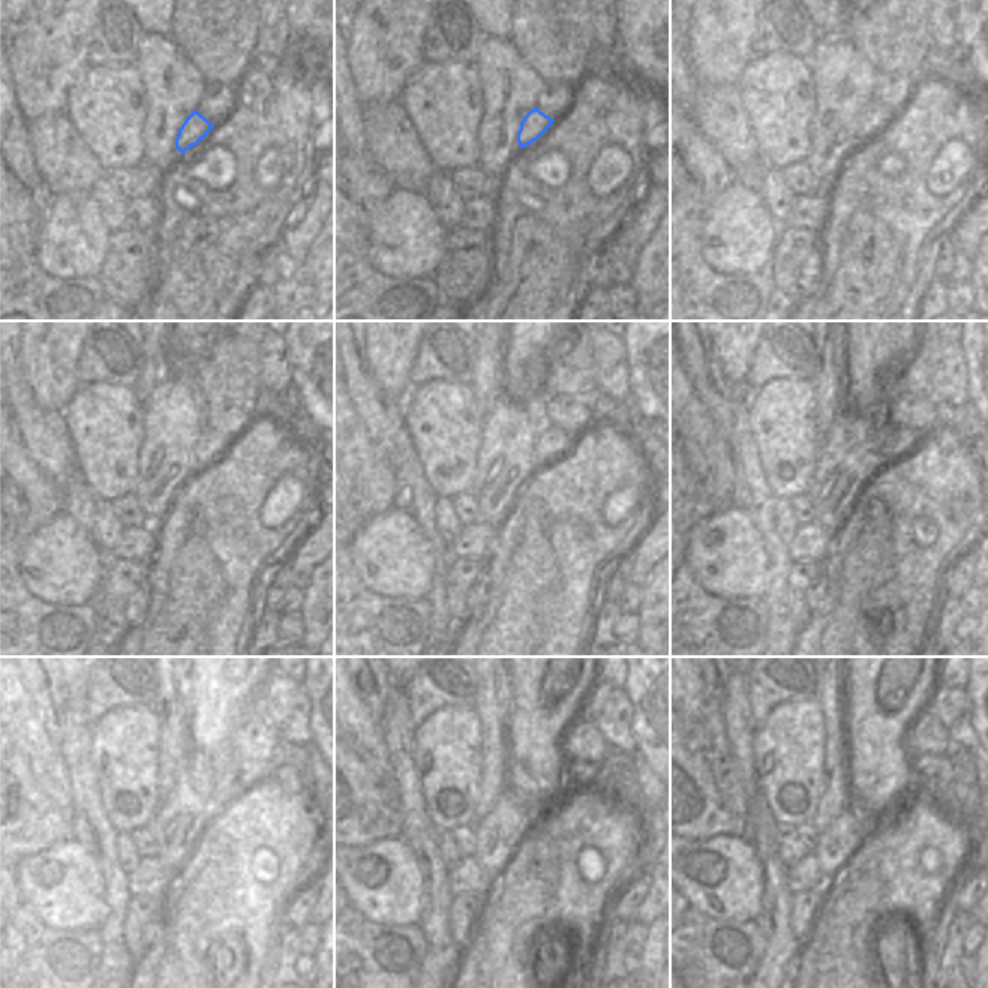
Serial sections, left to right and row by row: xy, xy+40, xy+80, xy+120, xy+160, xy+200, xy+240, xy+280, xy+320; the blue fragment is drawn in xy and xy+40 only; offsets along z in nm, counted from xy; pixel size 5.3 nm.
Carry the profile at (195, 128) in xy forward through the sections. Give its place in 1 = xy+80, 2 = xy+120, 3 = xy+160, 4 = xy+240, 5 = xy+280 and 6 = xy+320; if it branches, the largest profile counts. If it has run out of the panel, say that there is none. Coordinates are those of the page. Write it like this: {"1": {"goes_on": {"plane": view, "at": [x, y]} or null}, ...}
{"1": {"goes_on": {"plane": "xy+80", "at": [876, 116]}}, "2": {"goes_on": {"plane": "xy+120", "at": [210, 446]}}, "3": {"goes_on": {"plane": "xy+160", "at": [550, 443]}}, "4": {"goes_on": {"plane": "xy+240", "at": [246, 772]}}, "5": {"goes_on": {"plane": "xy+280", "at": [583, 771]}}, "6": {"goes_on": {"plane": "xy+320", "at": [928, 765]}}}

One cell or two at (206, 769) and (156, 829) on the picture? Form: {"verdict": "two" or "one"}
{"verdict": "two"}

